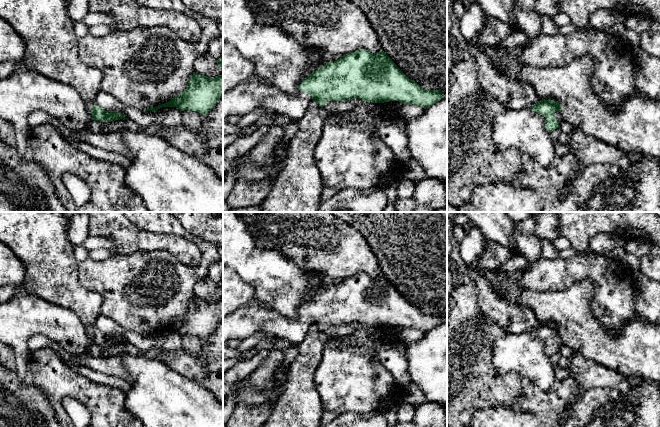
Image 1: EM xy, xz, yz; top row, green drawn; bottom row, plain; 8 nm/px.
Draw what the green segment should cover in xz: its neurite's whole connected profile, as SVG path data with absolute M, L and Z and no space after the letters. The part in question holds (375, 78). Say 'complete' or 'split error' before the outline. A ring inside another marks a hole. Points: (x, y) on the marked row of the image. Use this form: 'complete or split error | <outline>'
split error | M360 49L341 56L337 61L327 62L305 77L299 89L297 94L288 95L257 78L244 81L223 93L223 120L227 121L230 116L244 116L258 108L297 120L303 117L312 102L317 102L323 109L328 101L354 98L372 103L399 101L426 109L444 97L441 91L423 89L414 80L409 79L383 50L373 54Z

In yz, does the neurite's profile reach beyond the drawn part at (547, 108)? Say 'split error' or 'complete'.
split error

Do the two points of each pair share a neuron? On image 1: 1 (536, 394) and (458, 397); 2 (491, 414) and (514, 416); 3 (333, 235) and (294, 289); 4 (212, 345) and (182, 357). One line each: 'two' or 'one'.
1: two
2: one
3: two
4: one

